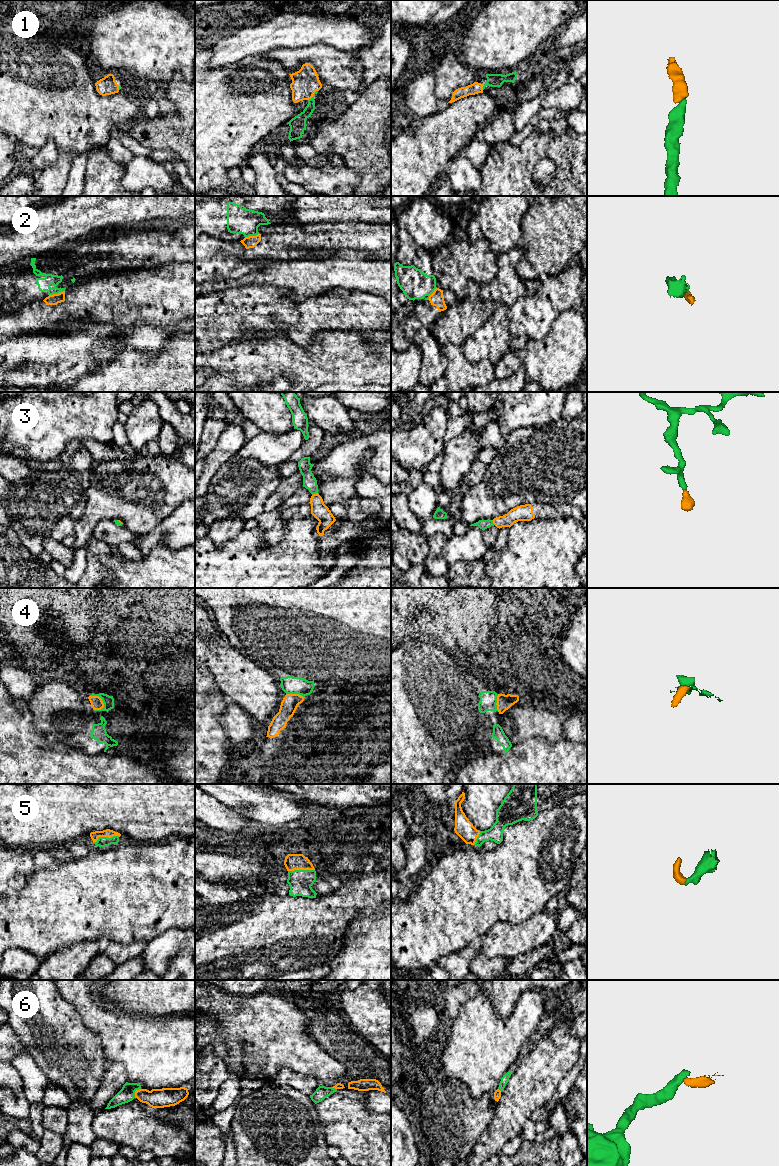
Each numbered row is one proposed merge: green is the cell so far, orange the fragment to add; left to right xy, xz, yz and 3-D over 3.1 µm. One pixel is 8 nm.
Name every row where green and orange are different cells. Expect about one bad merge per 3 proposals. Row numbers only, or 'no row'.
2

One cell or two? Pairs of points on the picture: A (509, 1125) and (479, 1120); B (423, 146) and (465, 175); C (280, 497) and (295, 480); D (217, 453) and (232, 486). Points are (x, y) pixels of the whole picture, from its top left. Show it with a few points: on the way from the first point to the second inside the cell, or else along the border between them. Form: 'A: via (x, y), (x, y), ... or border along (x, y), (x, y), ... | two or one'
A: border along (494, 1108), (491, 1121), (476, 1141) | two
B: border along (459, 153), (449, 162), (444, 170) | two
C: via (282, 493), (291, 484) | one
D: border along (230, 458), (219, 468), (209, 484) | two

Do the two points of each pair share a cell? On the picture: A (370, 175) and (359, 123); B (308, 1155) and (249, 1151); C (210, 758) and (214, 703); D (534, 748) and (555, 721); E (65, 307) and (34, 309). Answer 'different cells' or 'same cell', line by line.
A: same cell
B: same cell
C: same cell
D: different cells
E: same cell

